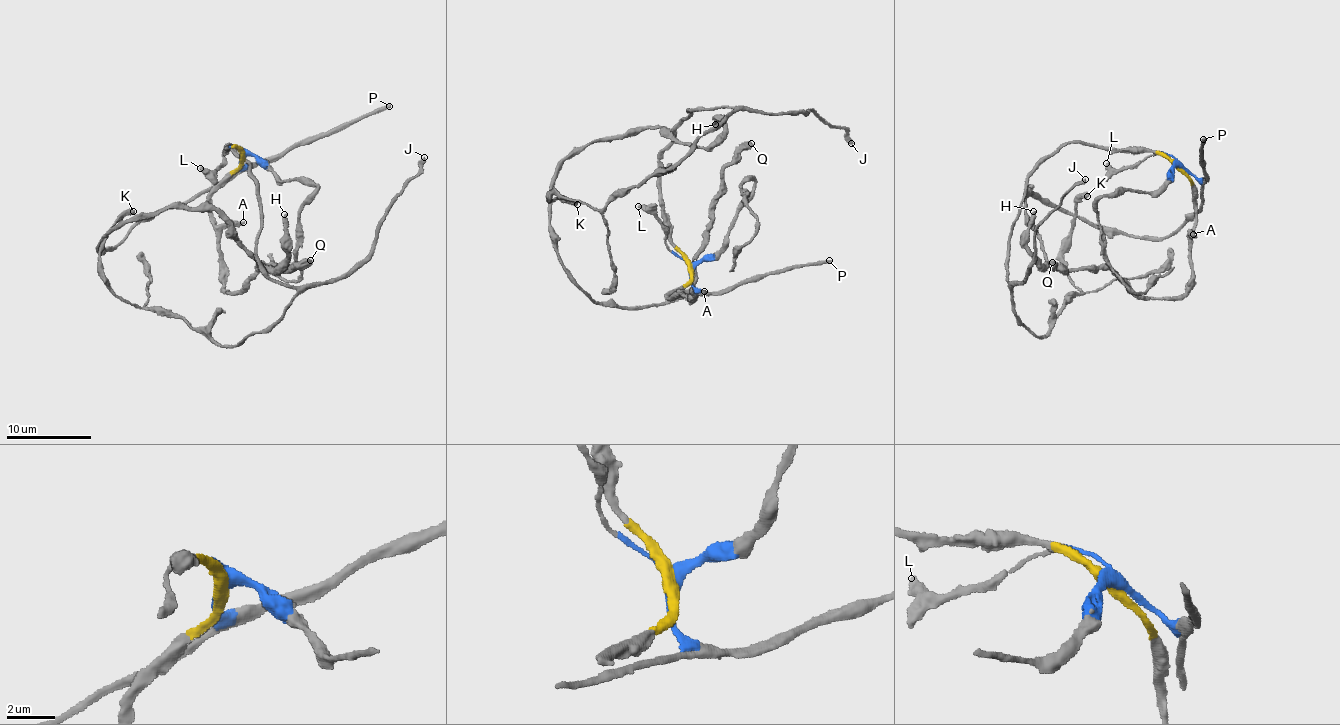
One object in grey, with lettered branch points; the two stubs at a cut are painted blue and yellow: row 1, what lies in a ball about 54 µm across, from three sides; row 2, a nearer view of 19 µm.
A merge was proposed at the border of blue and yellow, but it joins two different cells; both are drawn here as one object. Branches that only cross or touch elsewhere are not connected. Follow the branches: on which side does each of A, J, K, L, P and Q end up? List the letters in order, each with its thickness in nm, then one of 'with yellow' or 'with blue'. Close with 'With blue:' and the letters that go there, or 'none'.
A: 440 nm | with yellow
J: 360 nm | with yellow
K: 480 nm | with yellow
L: 400 nm | with blue
P: 280 nm | with blue
Q: 600 nm | with yellow
With blue: L, P

